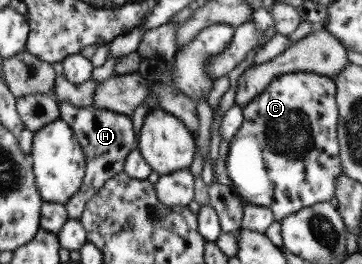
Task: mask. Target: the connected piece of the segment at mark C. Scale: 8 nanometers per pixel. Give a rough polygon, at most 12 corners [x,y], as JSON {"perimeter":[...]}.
{"perimeter":[[272,77],[226,171],[277,221],[342,175],[335,83]]}

